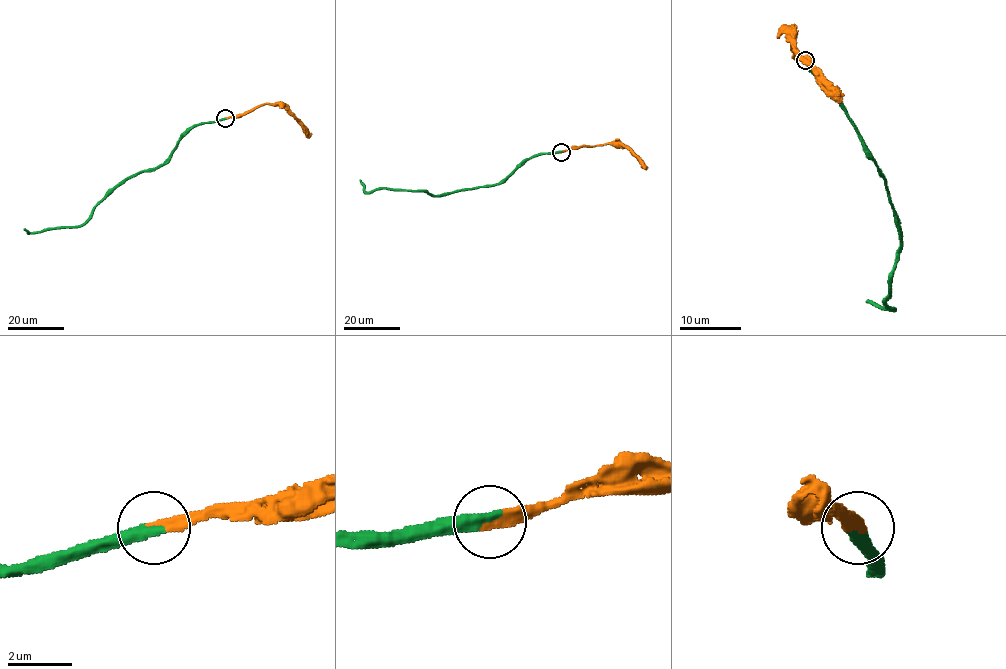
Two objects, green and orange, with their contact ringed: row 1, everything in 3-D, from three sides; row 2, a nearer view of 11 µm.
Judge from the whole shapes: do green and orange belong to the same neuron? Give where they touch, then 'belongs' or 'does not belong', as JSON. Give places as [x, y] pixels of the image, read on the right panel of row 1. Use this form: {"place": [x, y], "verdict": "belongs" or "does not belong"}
{"place": [805, 60], "verdict": "belongs"}

